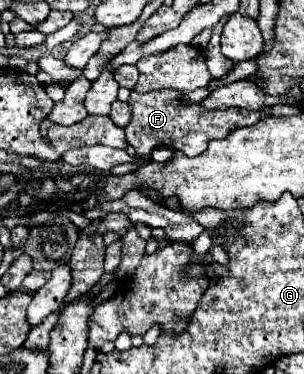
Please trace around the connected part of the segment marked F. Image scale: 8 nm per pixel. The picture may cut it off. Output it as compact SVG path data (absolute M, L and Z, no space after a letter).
M132 90L130 94L130 108L132 108L132 120L130 124L124 128L124 132L128 134L128 144L134 146L134 150L144 158L138 164L118 164L114 166L110 172L112 174L126 174L130 170L136 170L140 164L146 162L146 158L150 158L150 152L156 146L168 146L174 150L184 152L186 156L198 156L206 150L210 140L216 138L224 138L226 132L238 128L238 126L252 126L262 118L262 112L258 110L236 110L236 108L226 108L226 110L204 110L198 104L190 104L190 106L182 106L180 104L182 94L178 92L146 92L140 94L136 90Z

